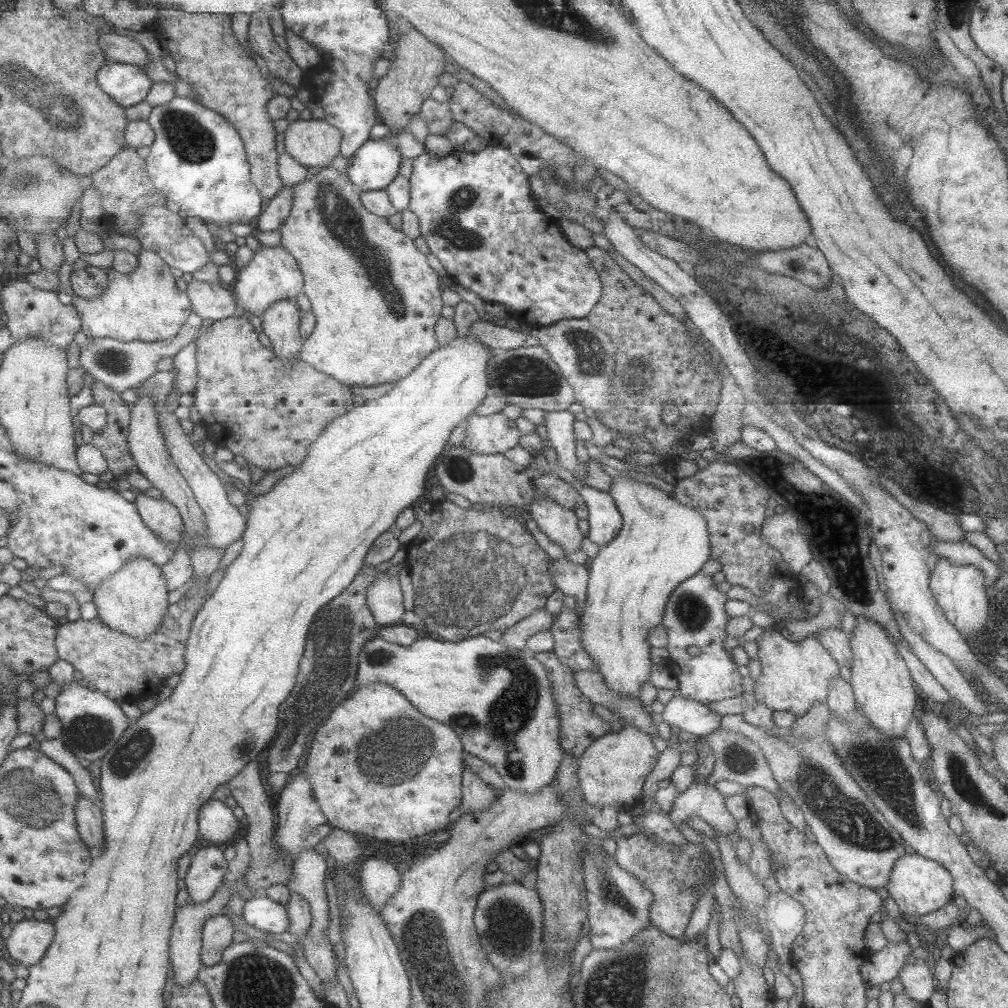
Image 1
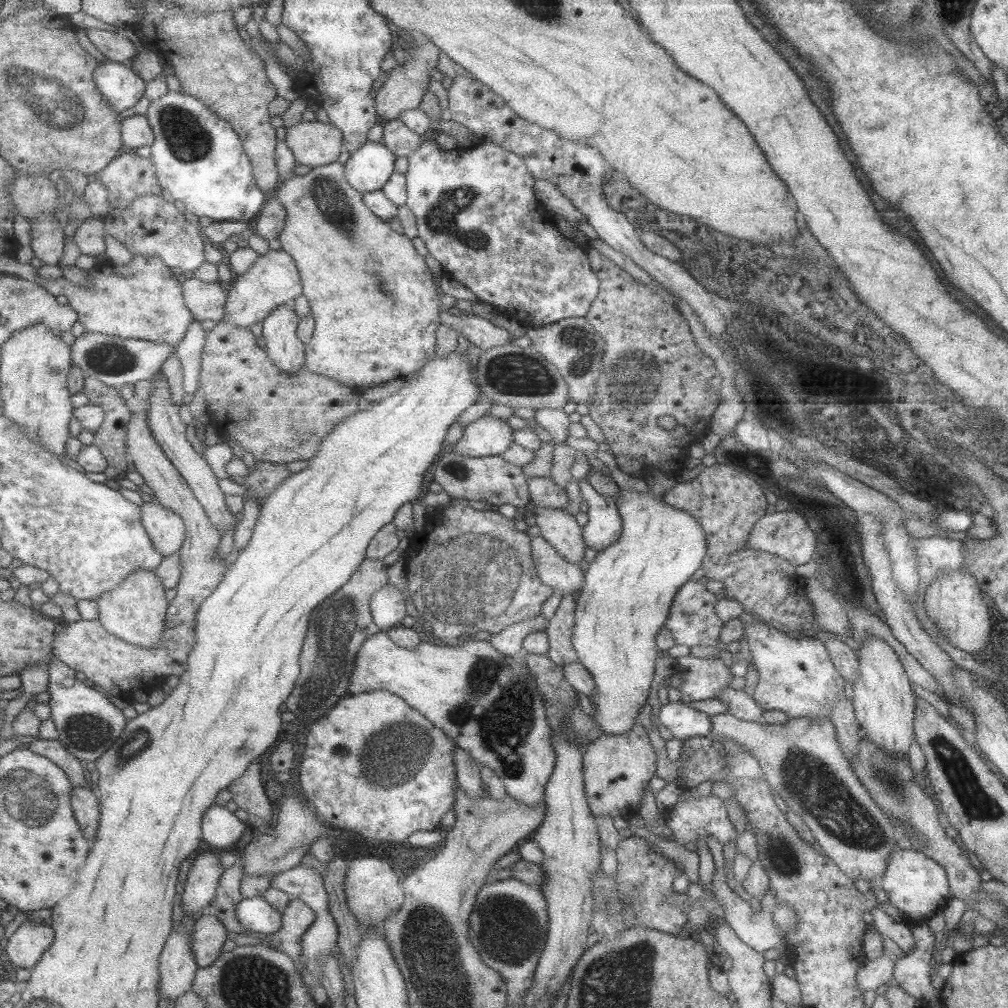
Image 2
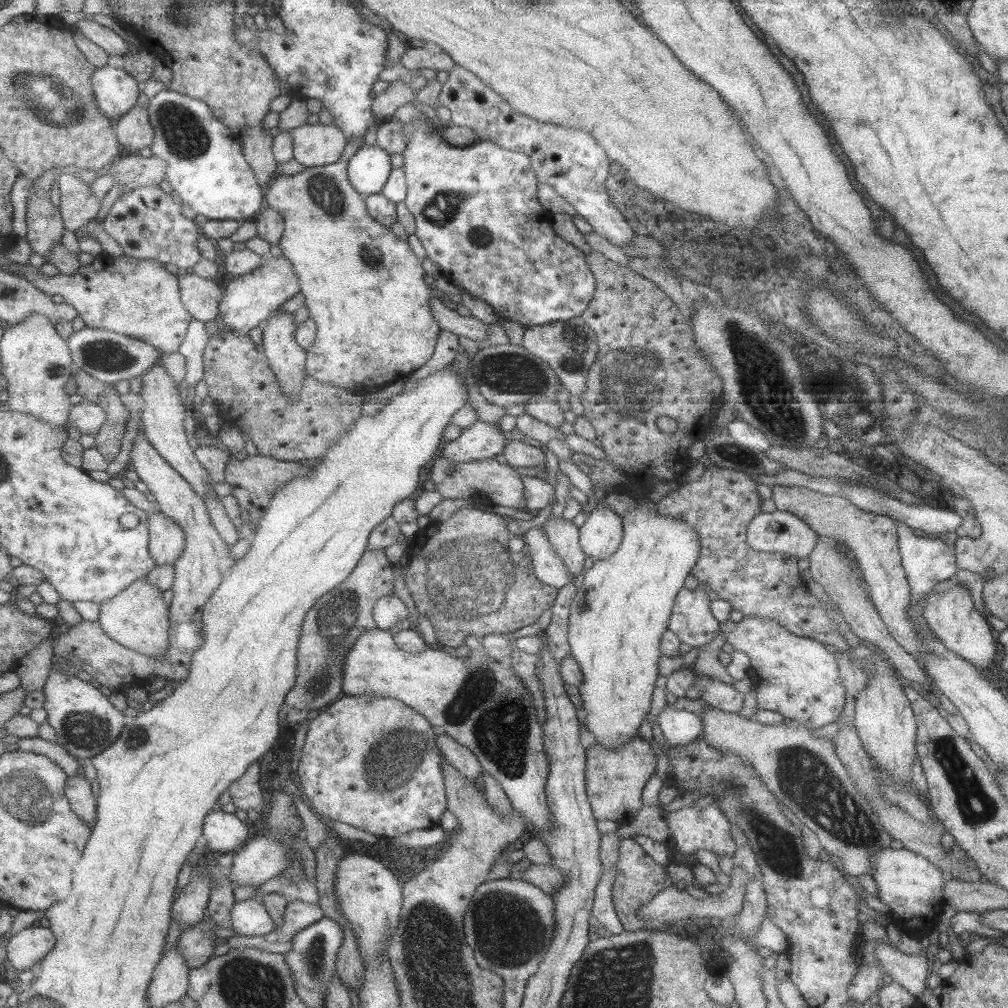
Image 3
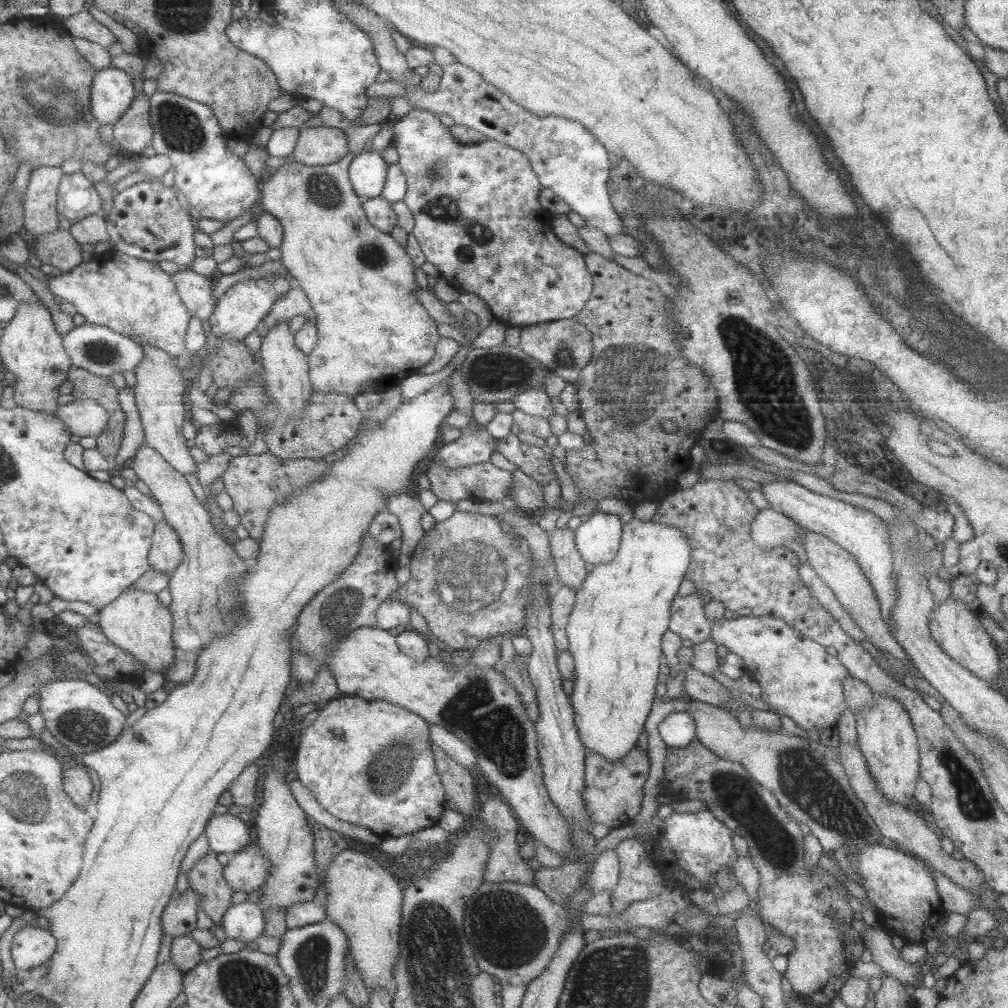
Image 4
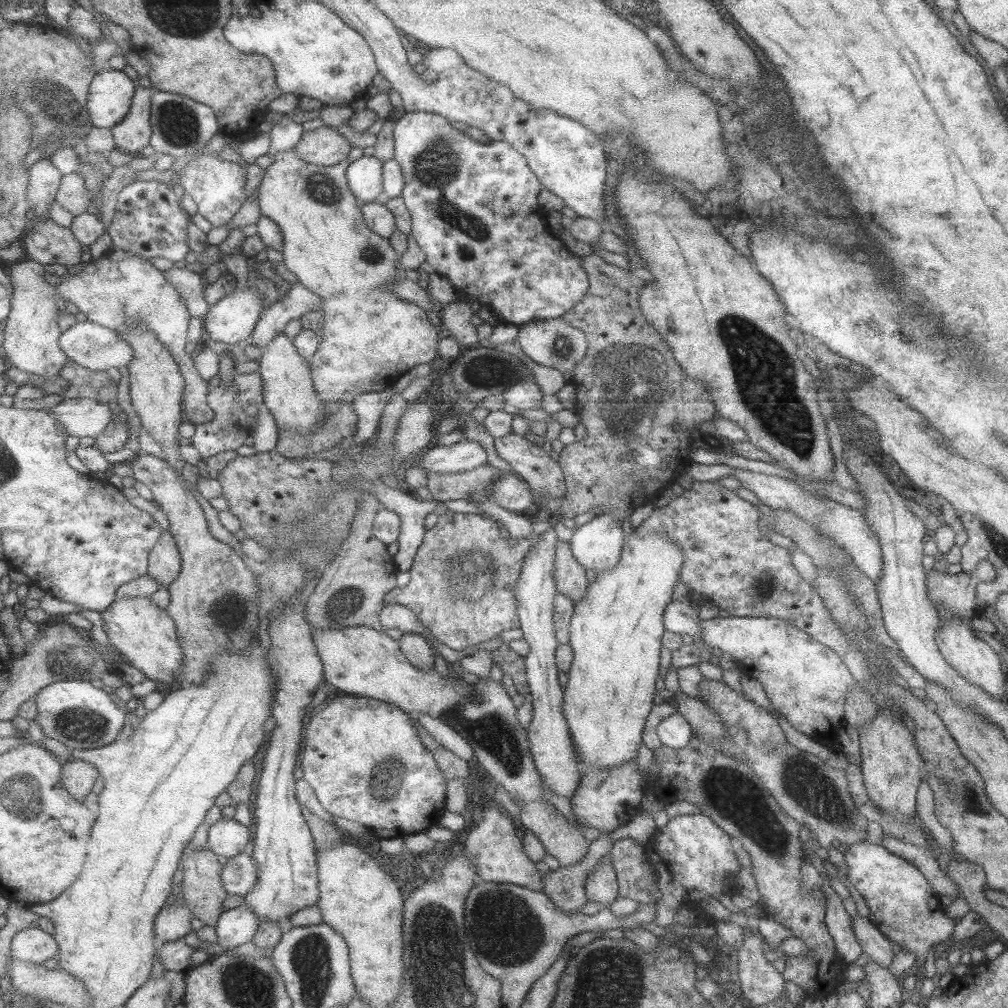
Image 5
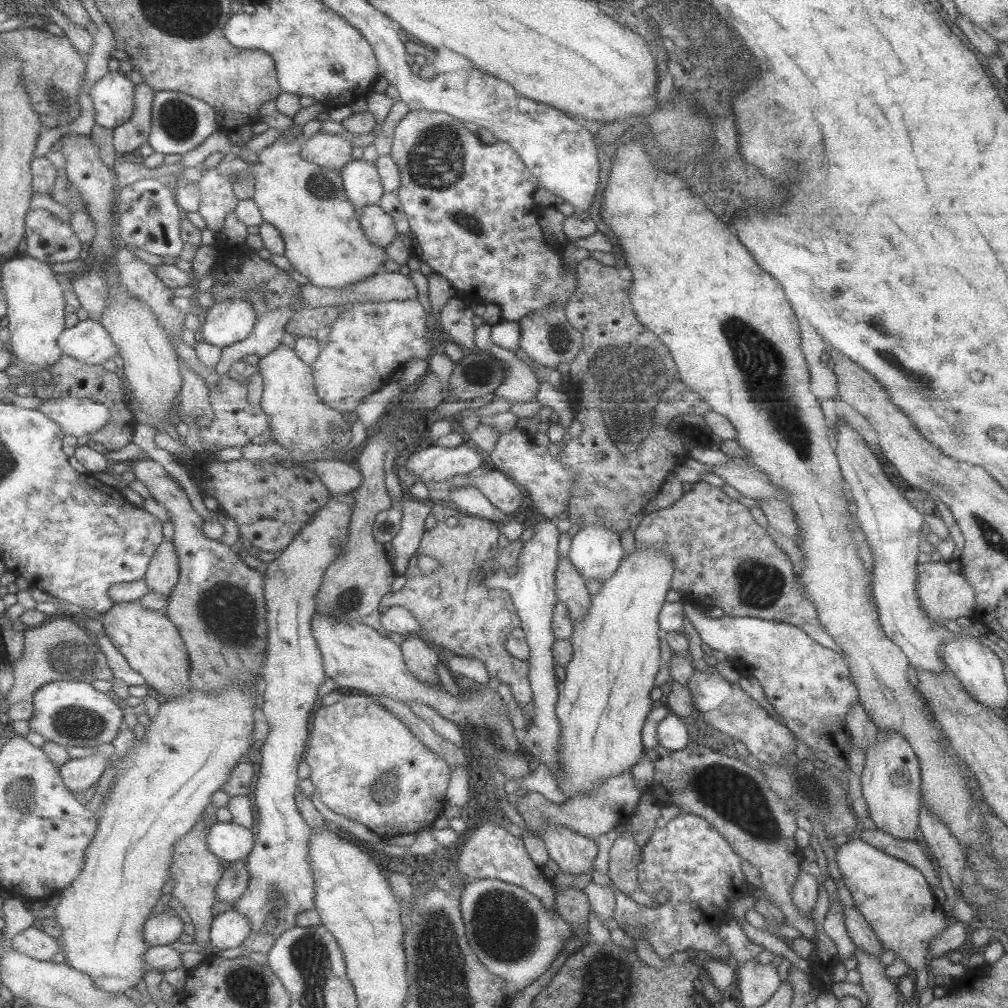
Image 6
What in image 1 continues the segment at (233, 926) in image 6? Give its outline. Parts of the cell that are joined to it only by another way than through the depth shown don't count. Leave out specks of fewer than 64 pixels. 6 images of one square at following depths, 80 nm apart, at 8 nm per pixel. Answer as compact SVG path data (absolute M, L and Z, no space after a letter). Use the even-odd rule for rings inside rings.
M267 894L246 901L242 916L251 926L268 933L281 934L290 925L287 905L269 898Z

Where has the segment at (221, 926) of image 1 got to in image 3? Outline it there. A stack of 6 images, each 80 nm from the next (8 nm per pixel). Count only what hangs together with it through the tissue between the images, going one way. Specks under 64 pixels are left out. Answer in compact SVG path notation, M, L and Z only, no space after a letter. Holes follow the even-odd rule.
M204 921L189 927L181 932L178 941L178 951L186 958L186 963L191 967L203 966L213 958L215 946L220 938L216 937L213 927Z

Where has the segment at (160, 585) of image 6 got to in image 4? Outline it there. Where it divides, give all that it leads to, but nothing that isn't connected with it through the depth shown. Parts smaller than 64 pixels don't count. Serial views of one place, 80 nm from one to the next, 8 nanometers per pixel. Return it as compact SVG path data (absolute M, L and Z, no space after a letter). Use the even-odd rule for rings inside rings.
M167 520L157 522L156 534L153 536L153 547L150 551L152 567L173 576L177 568L184 562L185 546L181 543L181 536Z

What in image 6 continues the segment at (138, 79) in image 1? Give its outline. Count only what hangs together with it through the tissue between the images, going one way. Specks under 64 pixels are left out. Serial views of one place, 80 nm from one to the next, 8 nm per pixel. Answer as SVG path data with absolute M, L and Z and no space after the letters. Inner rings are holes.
M122 72L101 78L91 91L96 123L115 129L129 122L136 110L136 87Z

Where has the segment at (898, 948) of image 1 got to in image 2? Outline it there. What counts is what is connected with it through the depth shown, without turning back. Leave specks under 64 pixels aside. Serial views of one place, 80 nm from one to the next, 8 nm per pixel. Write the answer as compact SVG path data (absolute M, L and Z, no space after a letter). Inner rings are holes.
M882 953L875 960L861 964L856 972L859 991L875 991L881 984L891 983L894 958L891 953Z

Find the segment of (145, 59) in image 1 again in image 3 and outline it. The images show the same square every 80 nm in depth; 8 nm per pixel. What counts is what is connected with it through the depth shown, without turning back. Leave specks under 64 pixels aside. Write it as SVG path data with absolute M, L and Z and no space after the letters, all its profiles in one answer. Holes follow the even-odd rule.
M81 19L74 24L74 30L83 34L83 36L107 50L110 56L125 56L132 51L131 46L121 38L115 30L107 26L102 26L92 20Z

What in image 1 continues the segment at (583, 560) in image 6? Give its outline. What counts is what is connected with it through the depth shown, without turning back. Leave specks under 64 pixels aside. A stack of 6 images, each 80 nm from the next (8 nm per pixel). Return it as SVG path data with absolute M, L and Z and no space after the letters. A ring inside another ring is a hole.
M582 484L579 493L588 511L589 531L586 538L603 547L617 537L622 528L622 516L608 492L595 490Z

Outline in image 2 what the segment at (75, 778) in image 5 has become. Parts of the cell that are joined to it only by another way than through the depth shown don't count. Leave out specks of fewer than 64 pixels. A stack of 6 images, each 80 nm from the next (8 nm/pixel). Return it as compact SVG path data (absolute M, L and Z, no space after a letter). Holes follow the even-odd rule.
M81 785L72 788L72 807L77 821L84 828L85 834L93 840L97 836L102 820L102 806L93 790Z

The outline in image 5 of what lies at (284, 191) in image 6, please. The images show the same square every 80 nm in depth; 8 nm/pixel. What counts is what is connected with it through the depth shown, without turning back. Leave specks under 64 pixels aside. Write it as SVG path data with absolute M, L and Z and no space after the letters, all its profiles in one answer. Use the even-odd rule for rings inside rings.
M296 147L286 151L277 151L272 154L274 161L266 168L264 174L264 180L260 184L259 188L256 191L256 197L260 203L262 213L265 216L271 218L277 222L277 224L282 228L284 234L284 249L283 254L285 255L286 260L284 264L297 275L299 282L305 284L308 289L313 290L317 294L320 294L324 298L324 303L321 308L321 311L326 312L326 323L323 327L323 340L321 350L318 350L312 358L312 375L314 378L314 385L316 386L317 392L320 396L320 399L326 404L331 402L337 402L338 400L343 400L347 404L354 404L354 401L357 397L367 394L371 391L377 392L385 390L395 384L396 380L399 380L400 376L403 376L407 370L411 370L413 365L416 364L429 364L432 366L434 361L438 357L439 347L439 337L441 336L437 332L438 327L435 324L431 324L429 316L424 307L419 306L417 303L405 300L396 294L386 290L386 285L389 283L394 283L396 278L402 274L395 269L395 264L399 262L401 258L400 254L397 254L397 251L393 248L392 242L389 238L383 238L380 234L377 234L365 220L361 201L356 197L356 195L351 191L349 187L349 179L347 179L347 173L349 165L361 157L363 157L363 150L360 147L355 147L351 155L347 160L340 162L337 166L323 167L320 165L314 165L313 163L307 162L305 159L302 159Z

